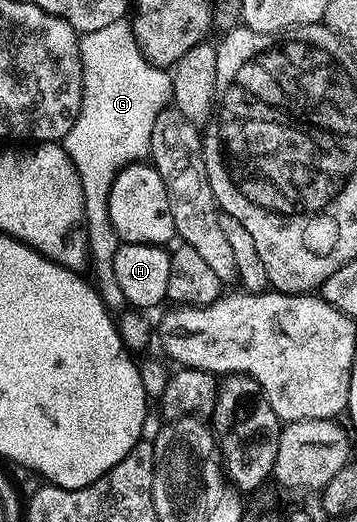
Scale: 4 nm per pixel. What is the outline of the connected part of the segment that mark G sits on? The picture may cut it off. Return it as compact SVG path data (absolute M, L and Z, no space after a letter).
M127 18L112 22L102 30L82 33L79 37L79 53L83 71L81 110L73 122L73 130L69 130L69 134L61 143L81 178L81 190L85 194L87 250L90 271L95 271L95 290L108 312L118 314L122 308L128 307L128 303L125 294L121 292L120 283L117 282L116 271L113 270L113 258L116 257L121 241L117 230L113 230L113 222L109 218L109 190L122 168L126 168L128 164L146 161L150 157L153 122L159 111L168 107L171 100L171 78L160 65L151 64L143 57L135 41L131 21Z

